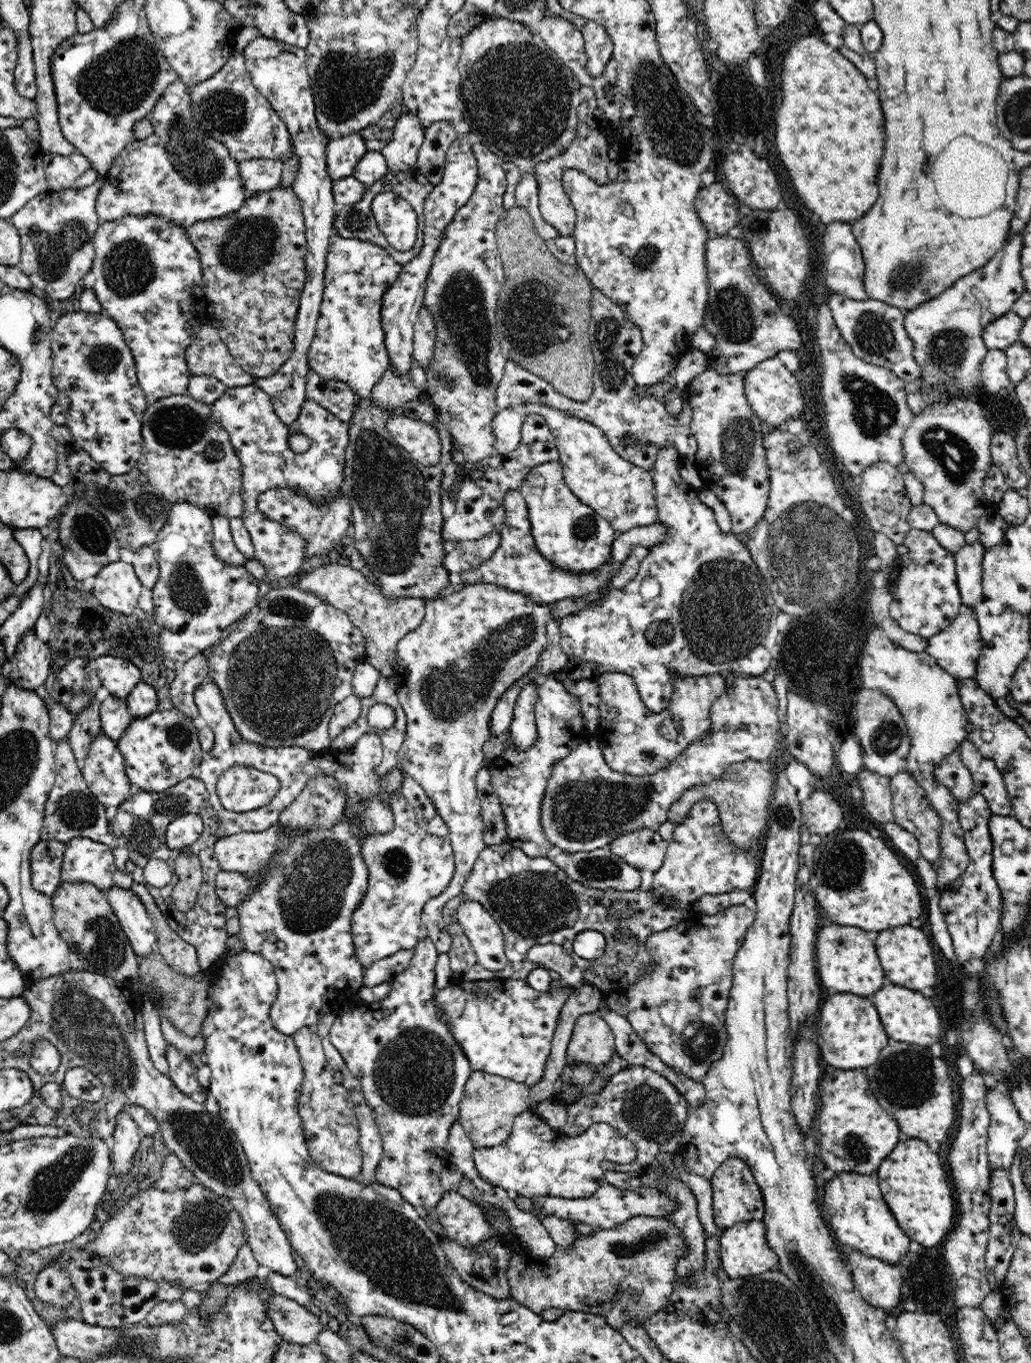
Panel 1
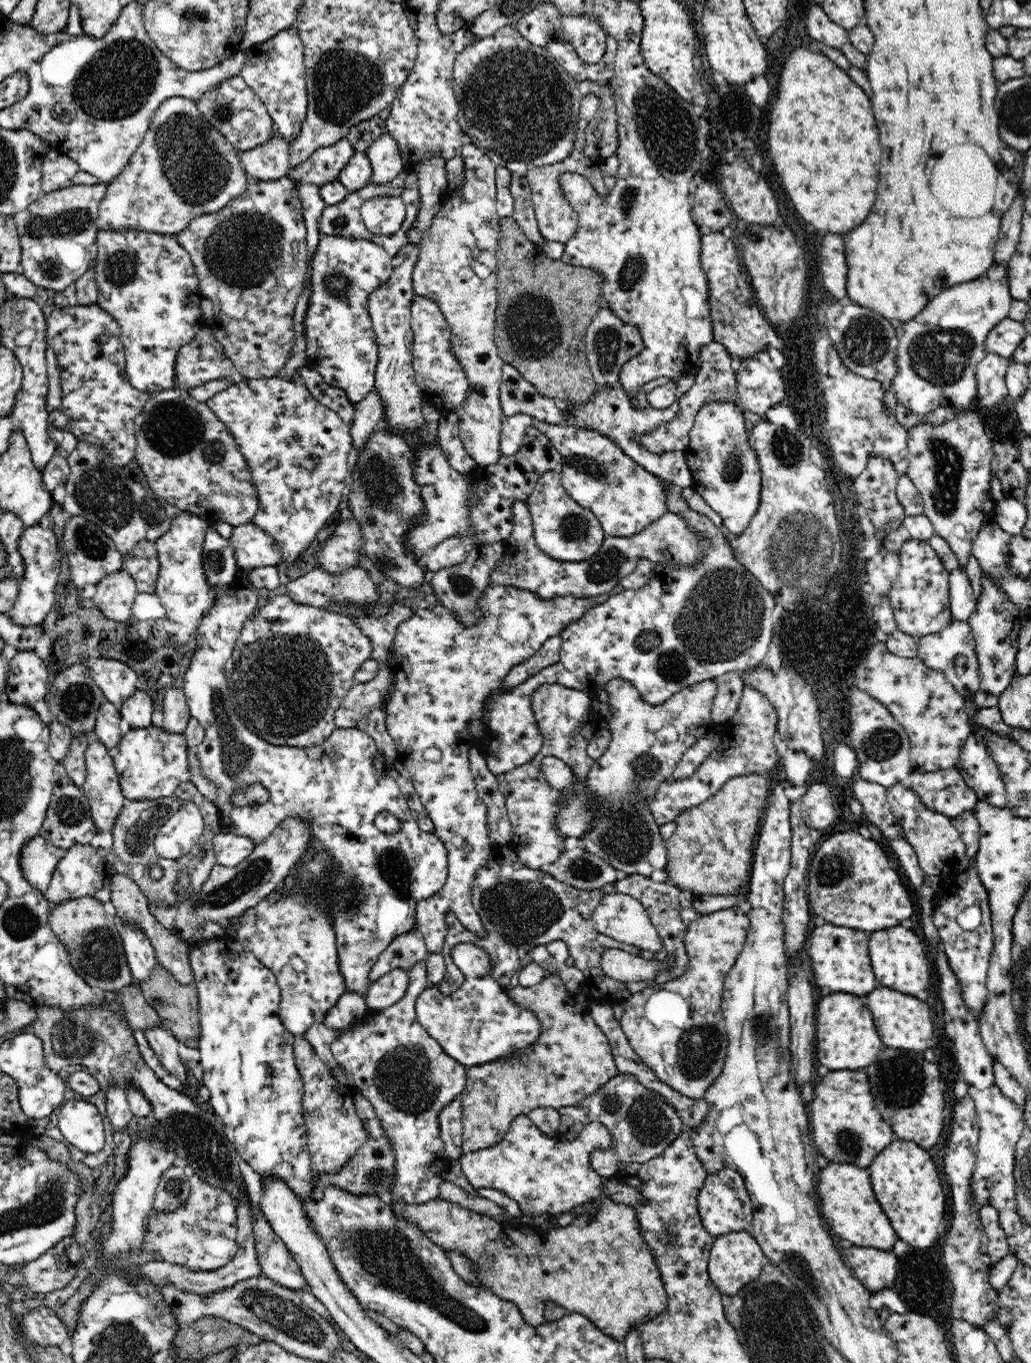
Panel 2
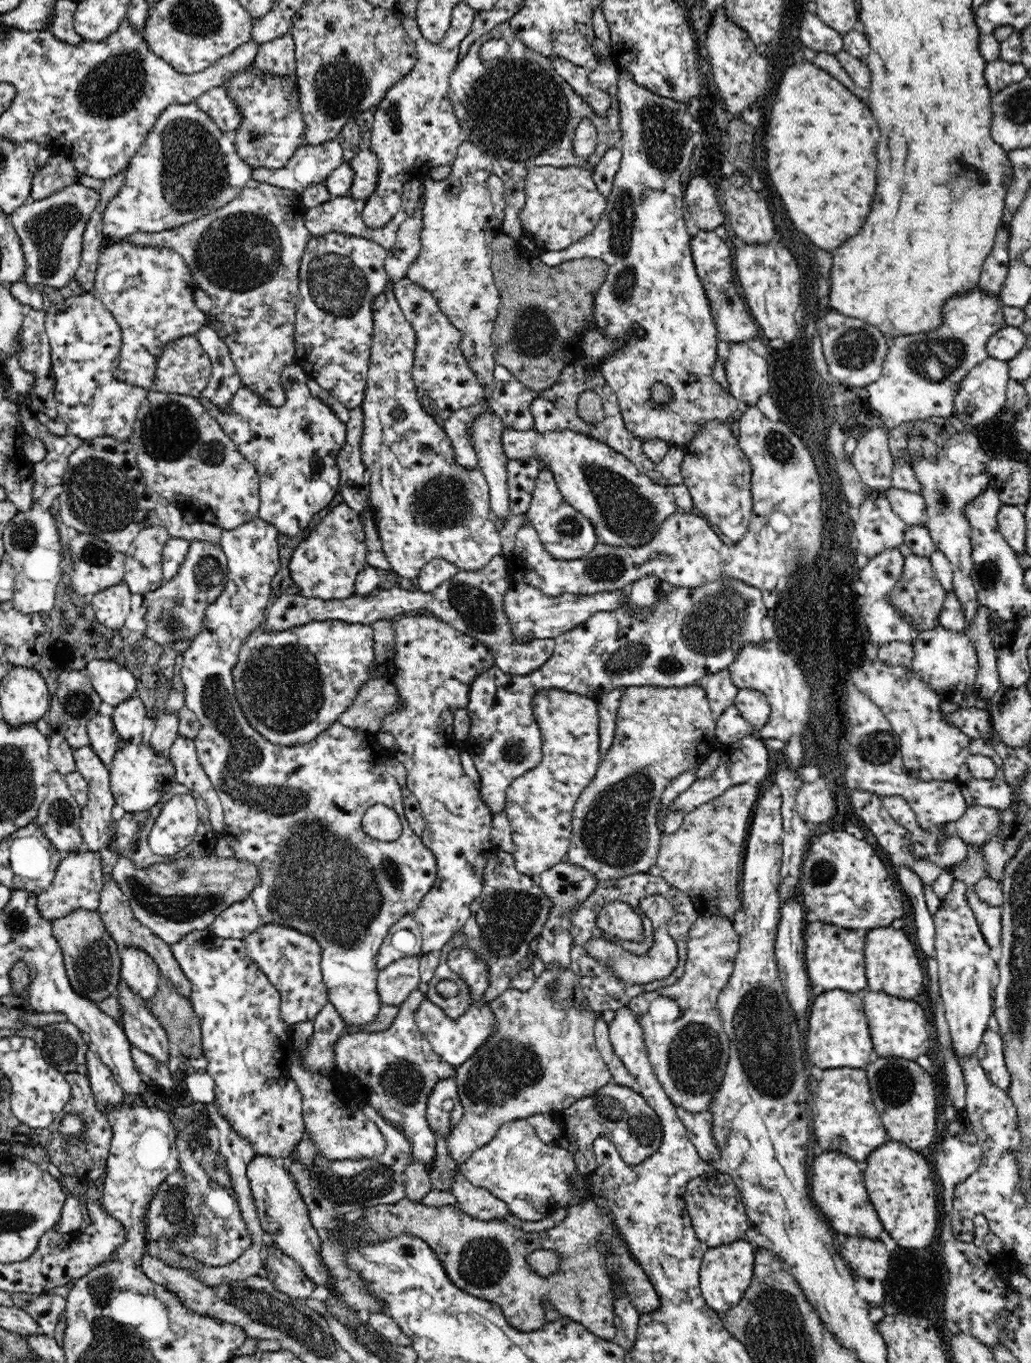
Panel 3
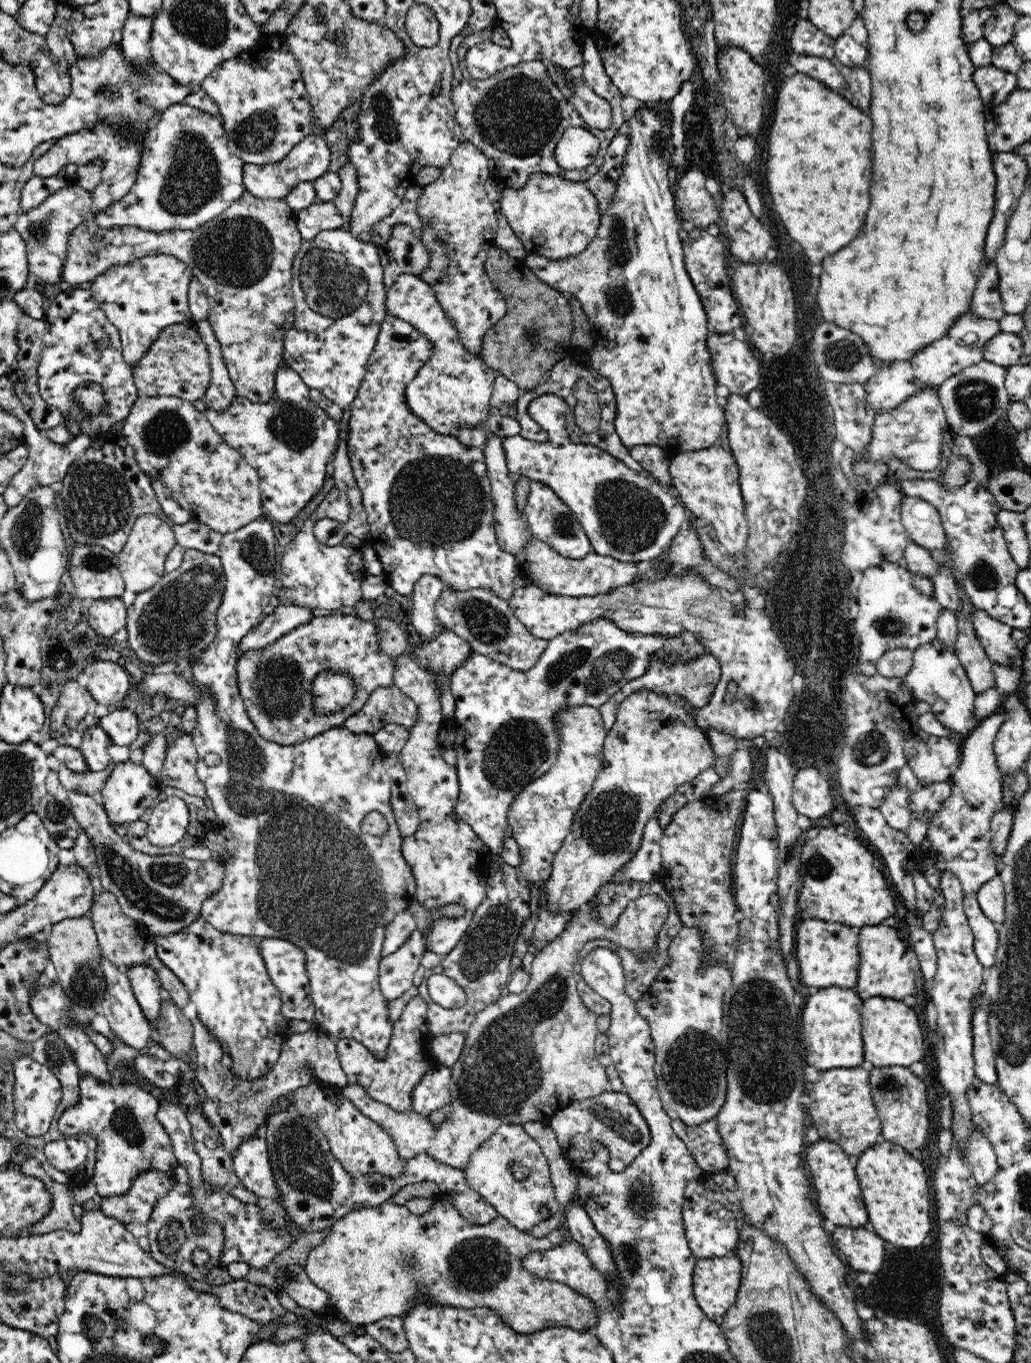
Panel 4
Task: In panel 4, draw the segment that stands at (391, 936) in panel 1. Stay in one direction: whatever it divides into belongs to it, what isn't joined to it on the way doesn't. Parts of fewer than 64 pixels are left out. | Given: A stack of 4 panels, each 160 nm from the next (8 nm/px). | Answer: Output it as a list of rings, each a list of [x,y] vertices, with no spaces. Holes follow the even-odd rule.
[[[264,516],[249,522],[236,532],[230,532],[223,536],[223,544],[220,545],[218,556],[221,558],[223,566],[222,582],[225,584],[225,588],[222,602],[216,610],[218,634],[208,644],[208,648],[199,655],[201,660],[192,666],[194,682],[196,686],[202,687],[202,702],[194,706],[197,710],[197,723],[195,729],[190,733],[197,750],[196,769],[198,779],[205,784],[206,793],[212,801],[217,816],[217,829],[226,839],[224,856],[221,859],[225,872],[223,885],[217,890],[216,896],[210,896],[208,900],[204,900],[201,915],[206,922],[209,922],[220,932],[257,938],[281,938],[301,948],[307,958],[306,972],[309,978],[309,995],[312,997],[315,1008],[312,1021],[319,1024],[333,1039],[354,1038],[354,1040],[362,1043],[376,1057],[376,1060],[384,1060],[391,1042],[393,1022],[388,1017],[388,1001],[379,987],[381,950],[388,924],[394,920],[397,914],[409,909],[410,902],[413,902],[416,898],[417,882],[411,871],[413,868],[410,868],[410,865],[402,856],[401,843],[404,837],[400,835],[400,829],[394,821],[392,807],[390,807],[392,786],[387,774],[386,753],[374,740],[373,735],[370,733],[356,734],[345,727],[330,728],[330,730],[326,730],[318,736],[313,736],[310,740],[300,744],[284,746],[272,743],[260,736],[244,706],[237,683],[237,648],[239,640],[242,640],[242,637],[248,634],[248,631],[262,621],[264,608],[270,604],[270,598],[272,598],[272,594],[275,594],[274,588],[279,585],[278,580],[274,577],[276,575],[274,570],[274,566],[276,566],[275,543],[274,523],[264,518]],[[376,810],[384,815],[388,825],[390,825],[390,828],[388,828],[390,832],[386,832],[384,836],[372,836],[361,830],[362,818],[368,812],[376,812]]]

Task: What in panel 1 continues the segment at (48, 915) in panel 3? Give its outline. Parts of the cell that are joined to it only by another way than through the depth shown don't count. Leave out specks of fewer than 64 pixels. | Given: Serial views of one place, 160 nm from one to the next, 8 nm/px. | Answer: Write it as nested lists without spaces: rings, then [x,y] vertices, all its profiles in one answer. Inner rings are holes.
[[[76,838],[67,844],[63,854],[61,868],[62,882],[91,882],[103,892],[114,886],[114,872],[119,868],[115,865],[115,860],[111,848],[97,840],[90,838]]]

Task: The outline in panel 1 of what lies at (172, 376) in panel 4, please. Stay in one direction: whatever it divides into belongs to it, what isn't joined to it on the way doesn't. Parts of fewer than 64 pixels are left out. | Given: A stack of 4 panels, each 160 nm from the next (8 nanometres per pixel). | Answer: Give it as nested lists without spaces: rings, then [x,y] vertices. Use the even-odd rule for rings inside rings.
[[[212,321],[206,322],[195,340],[188,346],[186,361],[190,374],[213,376],[230,388],[255,382],[255,378],[244,372],[229,354]]]

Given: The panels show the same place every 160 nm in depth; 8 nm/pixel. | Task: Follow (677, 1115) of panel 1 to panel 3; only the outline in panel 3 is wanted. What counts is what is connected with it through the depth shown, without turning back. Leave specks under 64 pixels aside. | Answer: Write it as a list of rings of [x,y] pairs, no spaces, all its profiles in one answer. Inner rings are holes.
[[[612,1082],[596,1090],[594,1096],[586,1096],[568,1108],[555,1113],[562,1137],[555,1144],[572,1153],[577,1172],[586,1176],[597,1167],[592,1142],[598,1136],[606,1136],[614,1144],[621,1158],[630,1166],[640,1164],[657,1151],[663,1137],[661,1120],[656,1111],[646,1104],[637,1091]]]

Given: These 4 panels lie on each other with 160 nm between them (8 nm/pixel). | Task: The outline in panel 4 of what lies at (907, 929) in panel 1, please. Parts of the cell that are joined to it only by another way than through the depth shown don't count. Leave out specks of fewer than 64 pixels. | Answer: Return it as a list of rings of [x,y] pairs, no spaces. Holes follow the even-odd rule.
[[[864,926],[860,930],[860,974],[858,974],[858,996],[860,998],[872,998],[872,996],[884,996],[900,1000],[904,996],[912,996],[916,990],[916,974],[912,969],[912,960],[917,956],[910,943],[904,942],[898,936],[898,931],[894,927],[884,926]]]

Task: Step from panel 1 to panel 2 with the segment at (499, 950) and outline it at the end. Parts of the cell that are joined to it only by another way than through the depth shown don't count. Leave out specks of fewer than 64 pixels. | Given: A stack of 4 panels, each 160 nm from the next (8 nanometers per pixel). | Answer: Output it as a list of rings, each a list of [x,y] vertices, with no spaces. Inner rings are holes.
[[[492,584],[480,594],[478,607],[482,609],[484,618],[476,626],[464,626],[457,621],[449,608],[441,604],[433,608],[414,610],[413,615],[396,627],[393,653],[390,658],[390,669],[395,676],[394,690],[384,707],[388,732],[396,743],[397,763],[410,772],[414,789],[434,823],[433,834],[444,843],[448,851],[448,874],[444,886],[436,892],[436,895],[416,906],[416,927],[425,938],[424,942],[430,954],[442,953],[447,934],[447,912],[454,912],[474,940],[476,937],[486,936],[486,930],[474,909],[471,897],[476,870],[486,864],[492,842],[489,839],[487,806],[477,793],[468,761],[470,747],[480,742],[469,734],[468,722],[481,720],[485,704],[488,702],[487,698],[500,690],[505,676],[514,665],[540,652],[541,646],[549,638],[559,636],[570,622],[582,618],[586,610],[590,610],[591,604],[590,600],[584,597],[564,595],[543,599],[529,590]],[[428,748],[438,748],[440,760],[430,760],[426,756]]]

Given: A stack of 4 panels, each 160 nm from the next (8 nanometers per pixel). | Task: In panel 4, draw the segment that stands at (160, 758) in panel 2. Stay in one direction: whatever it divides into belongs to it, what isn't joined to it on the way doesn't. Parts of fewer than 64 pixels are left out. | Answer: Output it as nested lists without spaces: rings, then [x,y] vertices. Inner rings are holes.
[[[131,760],[116,763],[102,790],[103,808],[108,815],[110,825],[125,825],[140,820],[154,807],[156,798],[164,788],[160,776],[152,777],[144,765],[134,764]]]

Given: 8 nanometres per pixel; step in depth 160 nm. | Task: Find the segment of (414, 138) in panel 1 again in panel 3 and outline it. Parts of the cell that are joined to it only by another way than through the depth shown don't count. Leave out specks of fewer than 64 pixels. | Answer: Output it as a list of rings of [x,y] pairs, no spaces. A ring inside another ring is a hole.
[[[371,150],[360,151],[350,162],[354,171],[349,196],[352,198],[368,198],[375,189],[379,173],[379,160]]]

